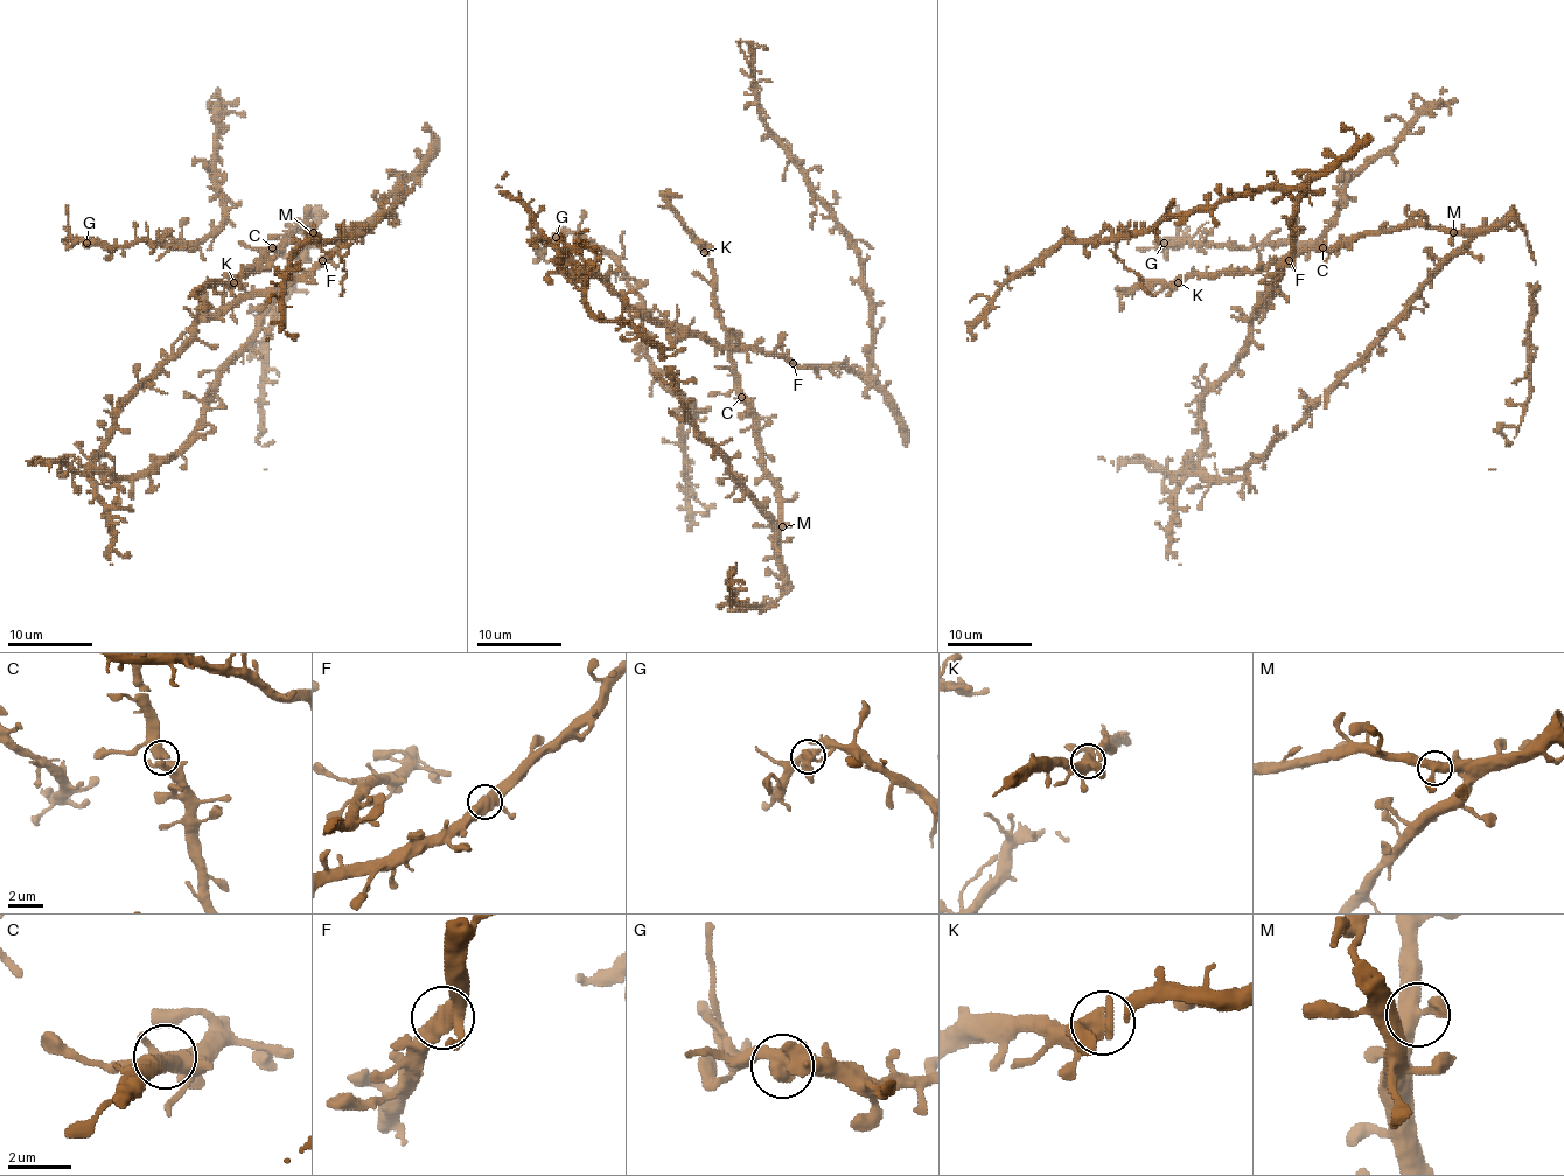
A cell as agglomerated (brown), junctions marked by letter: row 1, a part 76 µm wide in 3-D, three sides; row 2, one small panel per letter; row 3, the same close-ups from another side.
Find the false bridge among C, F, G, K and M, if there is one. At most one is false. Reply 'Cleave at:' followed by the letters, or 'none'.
Cleave at: none

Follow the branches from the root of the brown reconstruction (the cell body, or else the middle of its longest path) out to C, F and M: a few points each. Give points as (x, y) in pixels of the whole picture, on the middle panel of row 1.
C: (591, 309), (628, 322), (658, 349), (685, 417), (725, 457), (774, 541), (776, 482), (742, 396)
F: (591, 309), (584, 275), (567, 265), (571, 278), (599, 275), (649, 317), (721, 345), (784, 354), (793, 362)
M: (591, 309), (628, 322), (658, 349), (685, 417), (725, 457), (774, 541), (782, 526)

